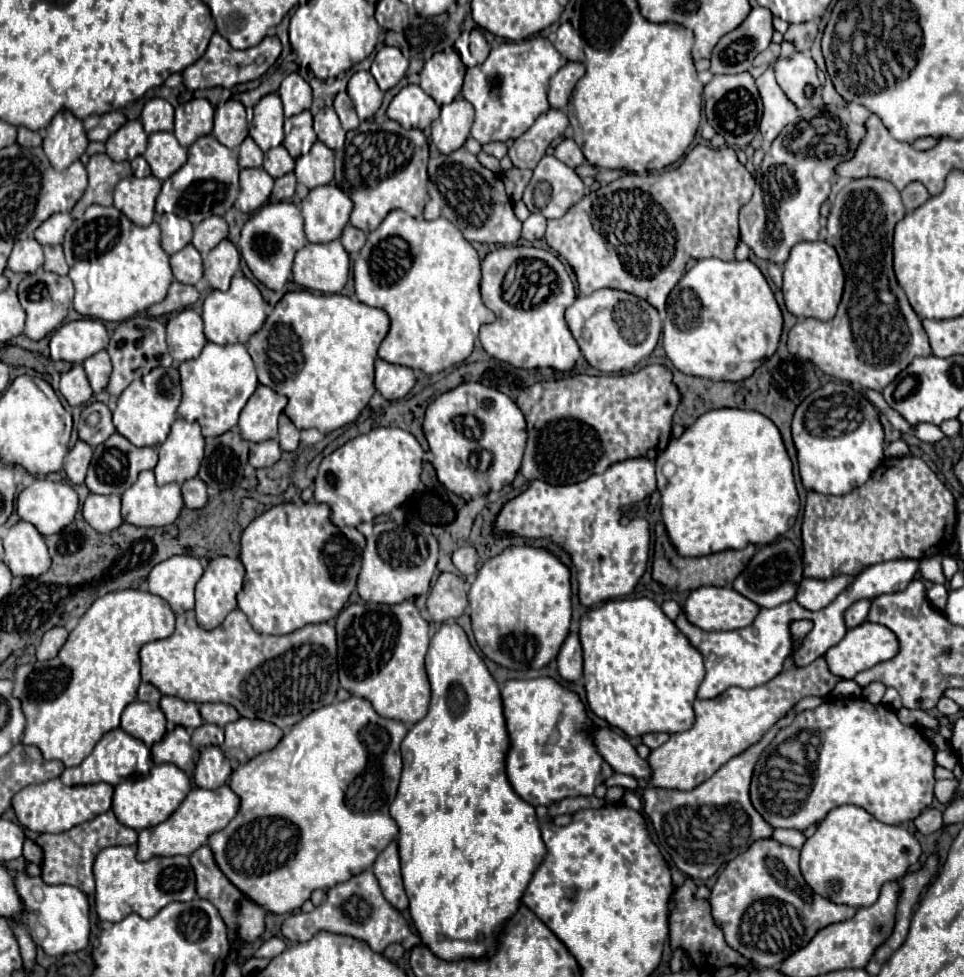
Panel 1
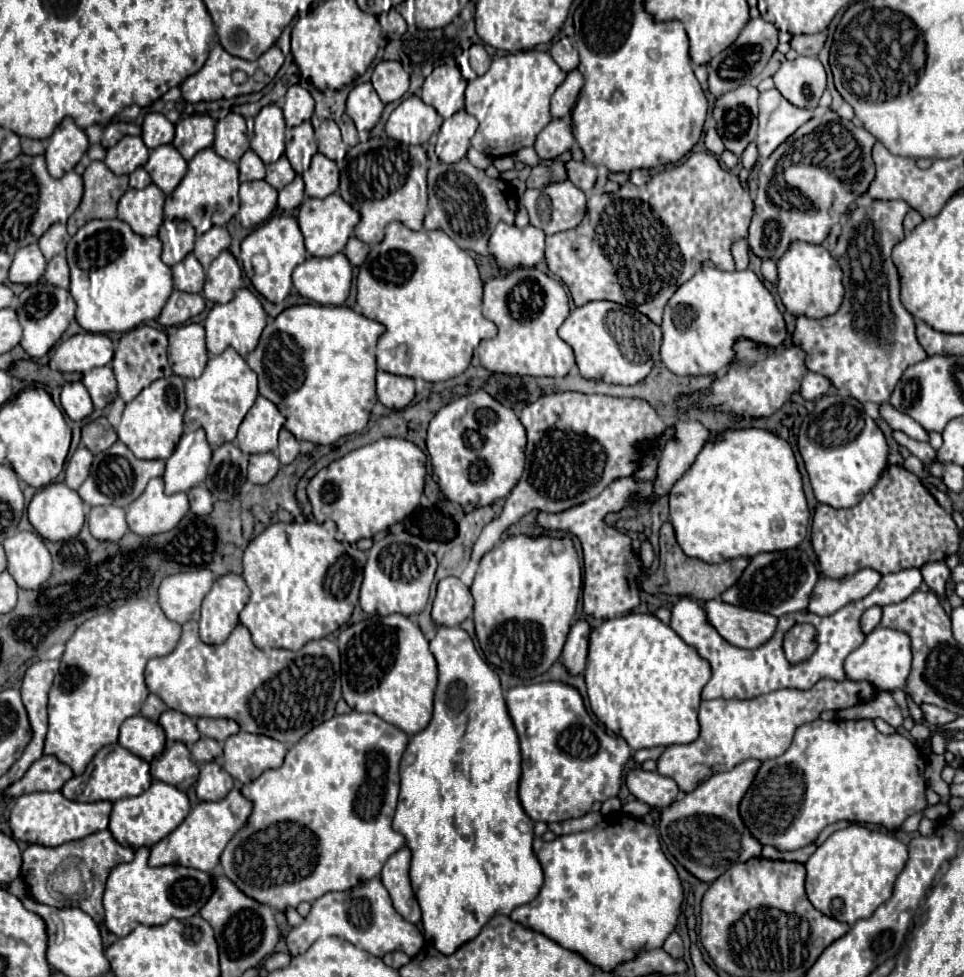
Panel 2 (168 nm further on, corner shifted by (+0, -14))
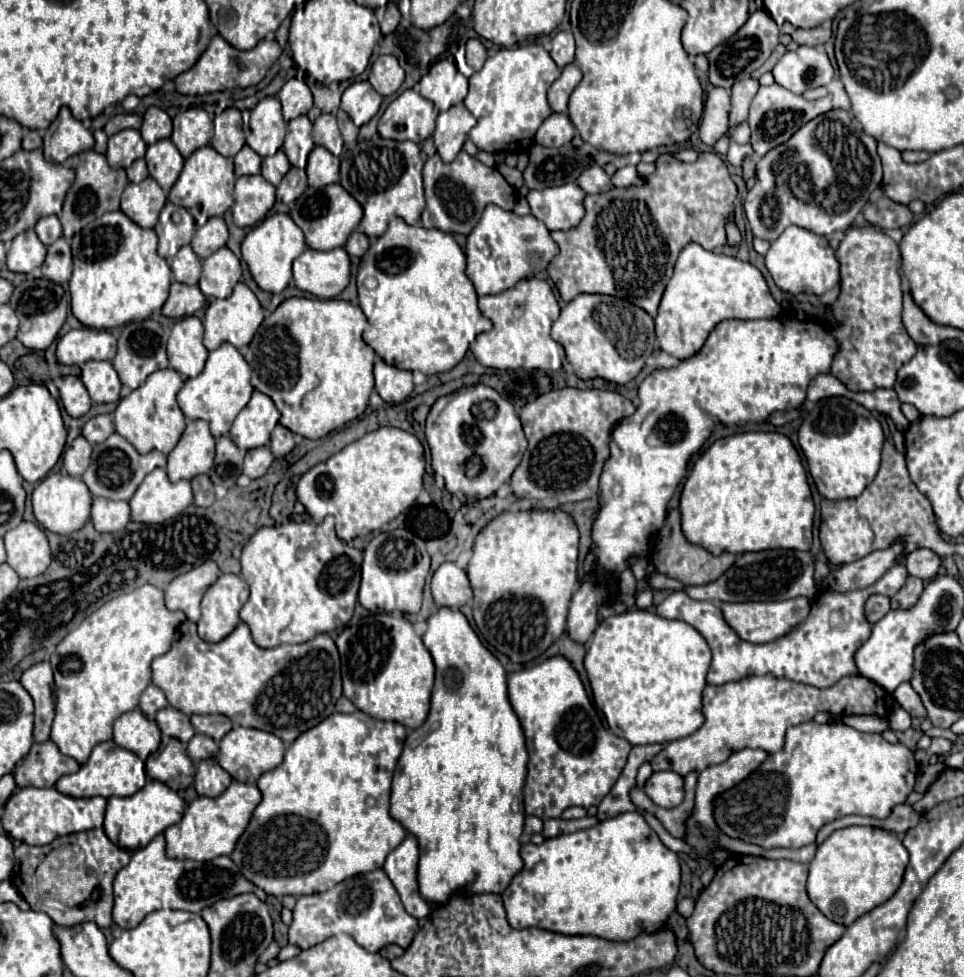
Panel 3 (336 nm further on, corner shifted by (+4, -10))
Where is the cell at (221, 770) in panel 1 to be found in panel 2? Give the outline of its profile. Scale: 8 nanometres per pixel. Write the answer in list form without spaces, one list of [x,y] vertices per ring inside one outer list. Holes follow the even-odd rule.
[[[215,761],[201,767],[195,791],[201,801],[221,801],[235,787],[233,777]]]

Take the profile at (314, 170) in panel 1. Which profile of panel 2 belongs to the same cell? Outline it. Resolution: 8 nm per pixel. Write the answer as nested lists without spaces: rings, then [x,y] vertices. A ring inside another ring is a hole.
[[[317,153],[311,159],[311,167],[303,173],[303,181],[305,181],[305,195],[307,197],[323,199],[323,197],[337,191],[339,169],[331,159]]]

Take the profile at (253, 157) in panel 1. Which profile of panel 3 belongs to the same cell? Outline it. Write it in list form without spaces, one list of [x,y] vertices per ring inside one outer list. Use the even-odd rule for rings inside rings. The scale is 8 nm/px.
[[[245,145],[237,155],[235,155],[235,175],[243,177],[243,175],[257,175],[261,171],[261,157],[249,147]]]

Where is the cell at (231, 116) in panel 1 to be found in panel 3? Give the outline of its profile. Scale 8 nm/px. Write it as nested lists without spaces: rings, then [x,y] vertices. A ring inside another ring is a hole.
[[[225,109],[221,115],[215,117],[215,135],[211,145],[223,157],[235,157],[237,151],[245,145],[243,121],[239,109]]]

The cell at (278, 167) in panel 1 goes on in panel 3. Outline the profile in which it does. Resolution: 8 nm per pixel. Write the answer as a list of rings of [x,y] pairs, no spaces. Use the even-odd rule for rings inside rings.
[[[279,149],[275,155],[271,155],[271,157],[265,157],[265,159],[263,159],[261,175],[263,175],[269,183],[273,183],[273,185],[277,187],[277,185],[279,185],[279,181],[283,179],[283,175],[285,175],[289,169],[291,169],[289,159],[287,159],[287,155],[283,153],[283,149]]]

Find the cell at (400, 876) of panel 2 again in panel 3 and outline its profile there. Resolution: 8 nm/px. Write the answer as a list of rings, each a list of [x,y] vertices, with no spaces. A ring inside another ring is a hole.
[[[407,835],[399,847],[395,847],[383,865],[385,873],[389,875],[391,883],[395,885],[397,893],[401,895],[403,907],[415,919],[427,917],[431,911],[431,903],[427,903],[419,895],[417,885],[417,861],[419,861],[419,843],[415,835]]]

